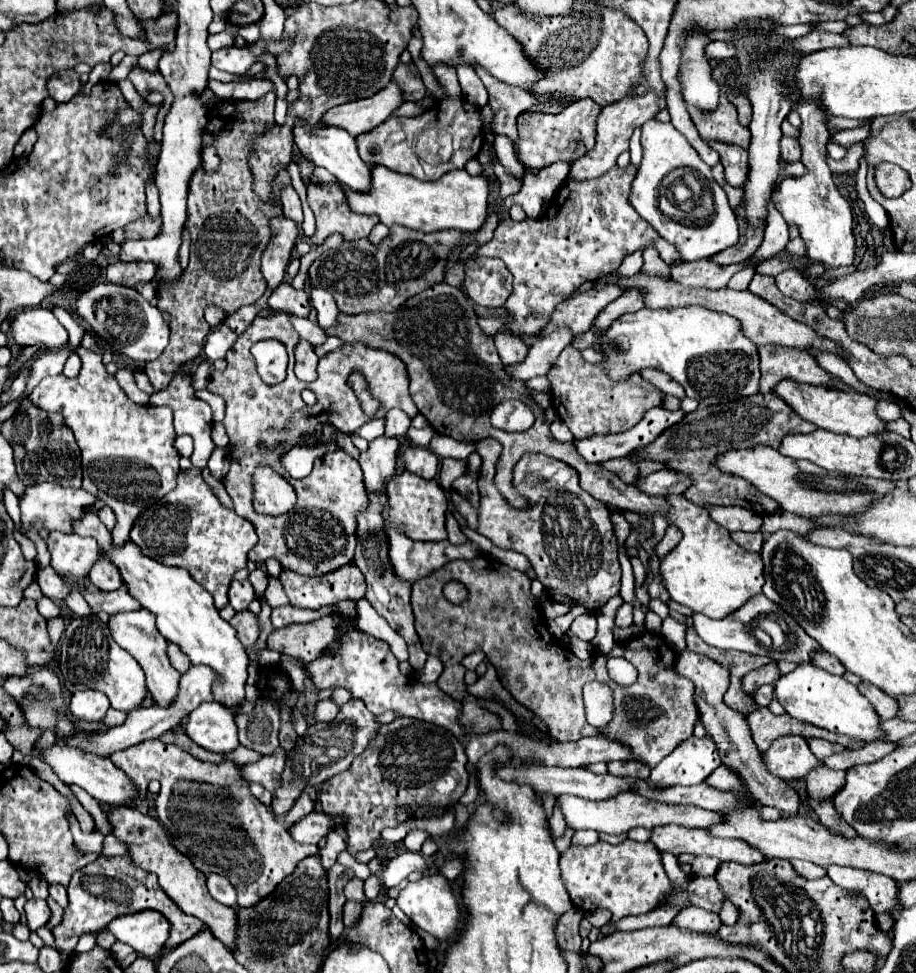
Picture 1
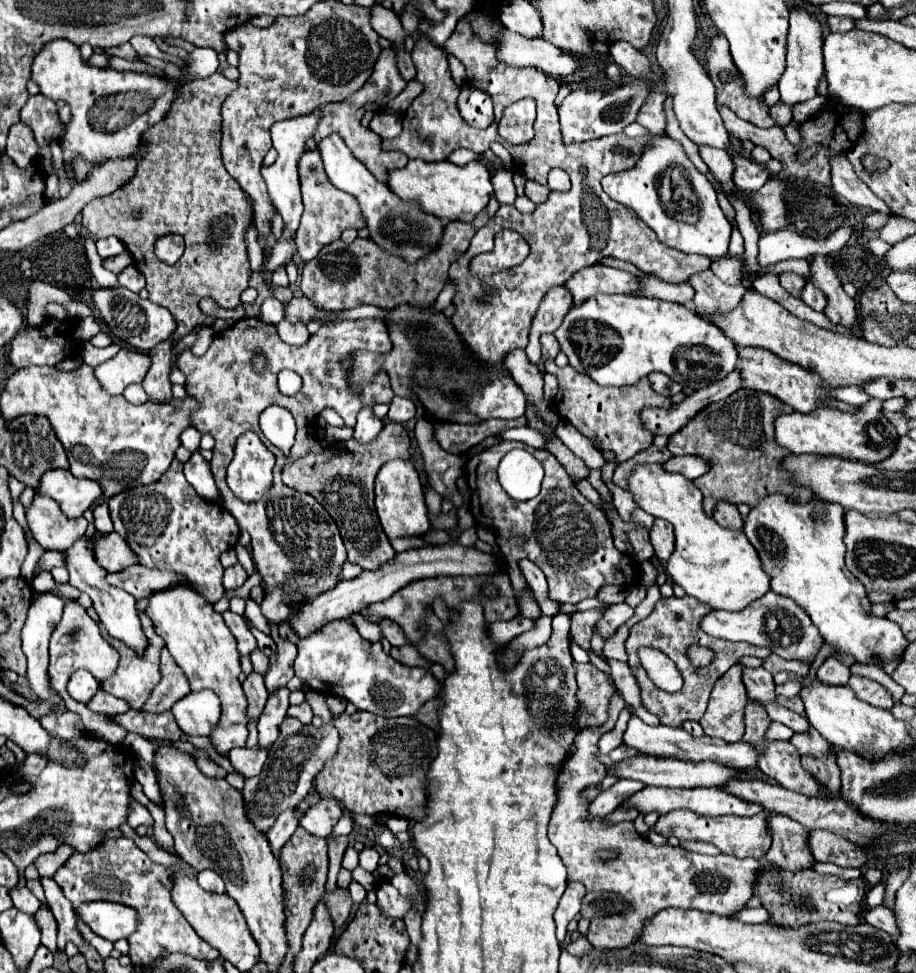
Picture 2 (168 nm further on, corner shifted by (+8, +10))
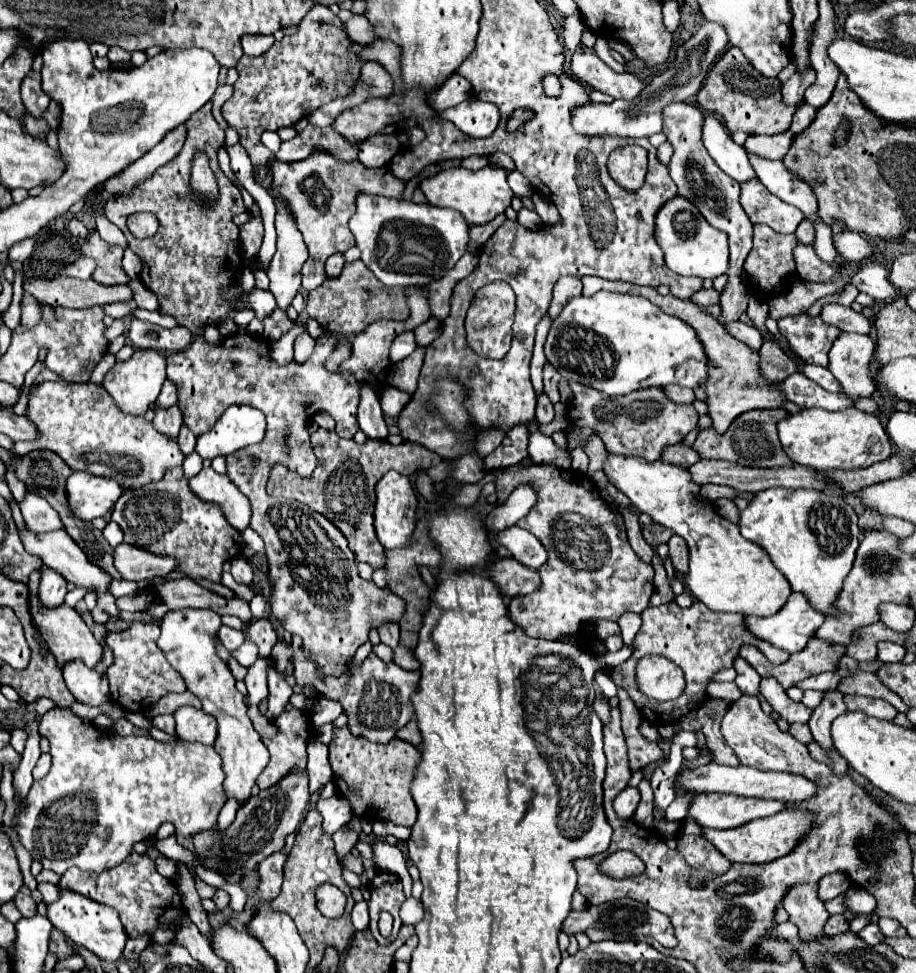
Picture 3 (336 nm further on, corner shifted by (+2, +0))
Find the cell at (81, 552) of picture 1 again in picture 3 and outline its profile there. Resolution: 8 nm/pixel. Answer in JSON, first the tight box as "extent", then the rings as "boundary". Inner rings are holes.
{"extent":[19,492,63,532],"boundary":[[[27,492],[25,498],[19,502],[23,520],[31,532],[51,532],[63,528],[59,514],[49,506],[49,502],[41,496],[33,496],[33,492]]]}

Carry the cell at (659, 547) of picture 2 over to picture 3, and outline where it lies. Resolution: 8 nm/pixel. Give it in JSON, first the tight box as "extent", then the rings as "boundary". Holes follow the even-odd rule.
{"extent":[669,536,689,576],"boundary":[[[673,536],[671,540],[669,540],[669,556],[671,556],[671,560],[673,560],[673,566],[675,566],[675,570],[681,574],[681,576],[685,576],[685,572],[689,572],[689,552],[687,552],[689,548],[687,548],[687,544],[685,544],[685,540],[681,538],[681,536]]]}

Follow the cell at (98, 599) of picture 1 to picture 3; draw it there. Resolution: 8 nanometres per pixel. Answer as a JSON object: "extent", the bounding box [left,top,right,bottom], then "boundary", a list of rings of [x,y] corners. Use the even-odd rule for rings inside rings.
{"extent":[153,578,253,622],"boundary":[[[189,578],[155,584],[153,588],[159,590],[161,602],[167,604],[171,610],[177,610],[177,608],[209,608],[209,610],[217,612],[219,616],[231,614],[231,616],[241,618],[243,622],[253,620],[253,614],[249,610],[249,602],[245,602],[237,596],[227,600],[227,598],[215,594],[215,592],[201,588],[199,584],[195,584]]]}

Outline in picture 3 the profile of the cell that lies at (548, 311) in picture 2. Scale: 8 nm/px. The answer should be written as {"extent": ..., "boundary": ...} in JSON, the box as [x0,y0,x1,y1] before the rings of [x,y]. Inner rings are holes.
{"extent":[549,276,581,318],"boundary":[[[565,276],[561,280],[557,280],[557,284],[553,286],[553,300],[549,306],[549,314],[551,318],[557,318],[557,314],[563,310],[565,302],[573,296],[581,294],[581,280],[573,278],[573,276]]]}

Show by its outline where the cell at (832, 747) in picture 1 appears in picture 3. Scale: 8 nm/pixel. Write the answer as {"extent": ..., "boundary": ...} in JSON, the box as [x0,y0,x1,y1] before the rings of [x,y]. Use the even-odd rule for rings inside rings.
{"extent":[733,656,761,696],"boundary":[[[737,656],[737,660],[735,660],[733,668],[737,670],[735,684],[741,688],[741,692],[743,692],[743,694],[761,696],[761,694],[759,694],[759,678],[761,678],[761,676],[759,676],[753,668],[749,668],[749,664],[745,664],[745,660],[741,660],[739,656]]]}

